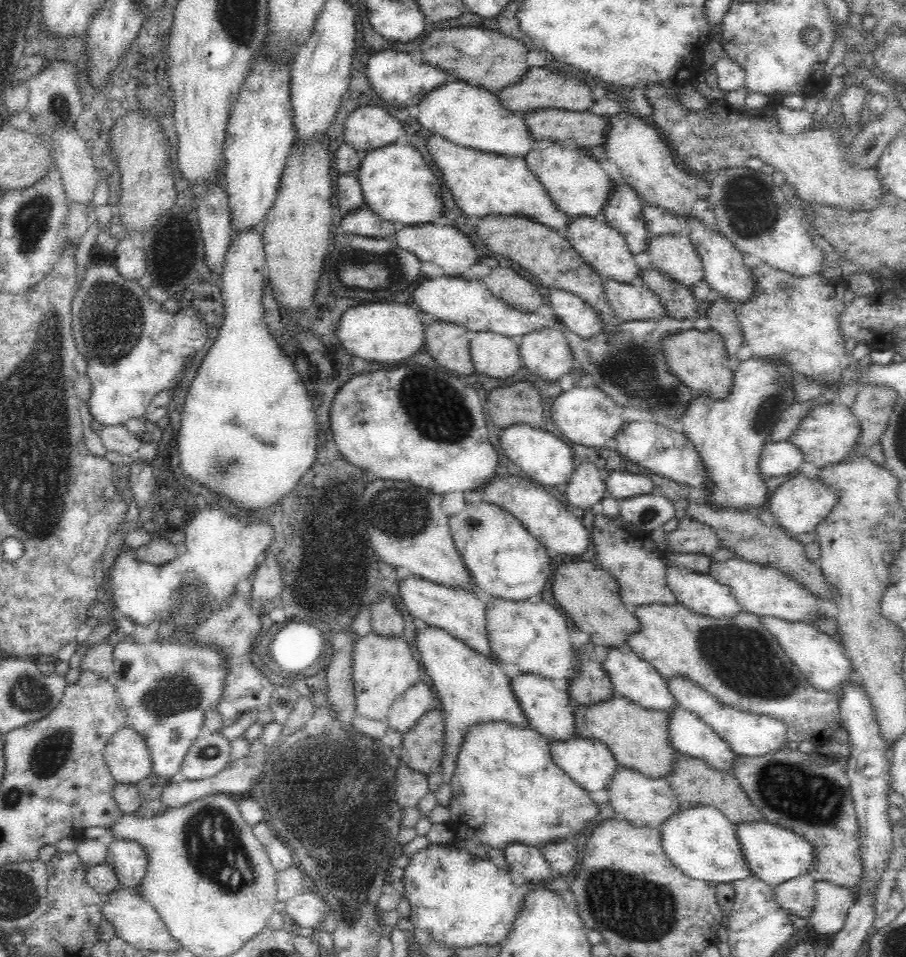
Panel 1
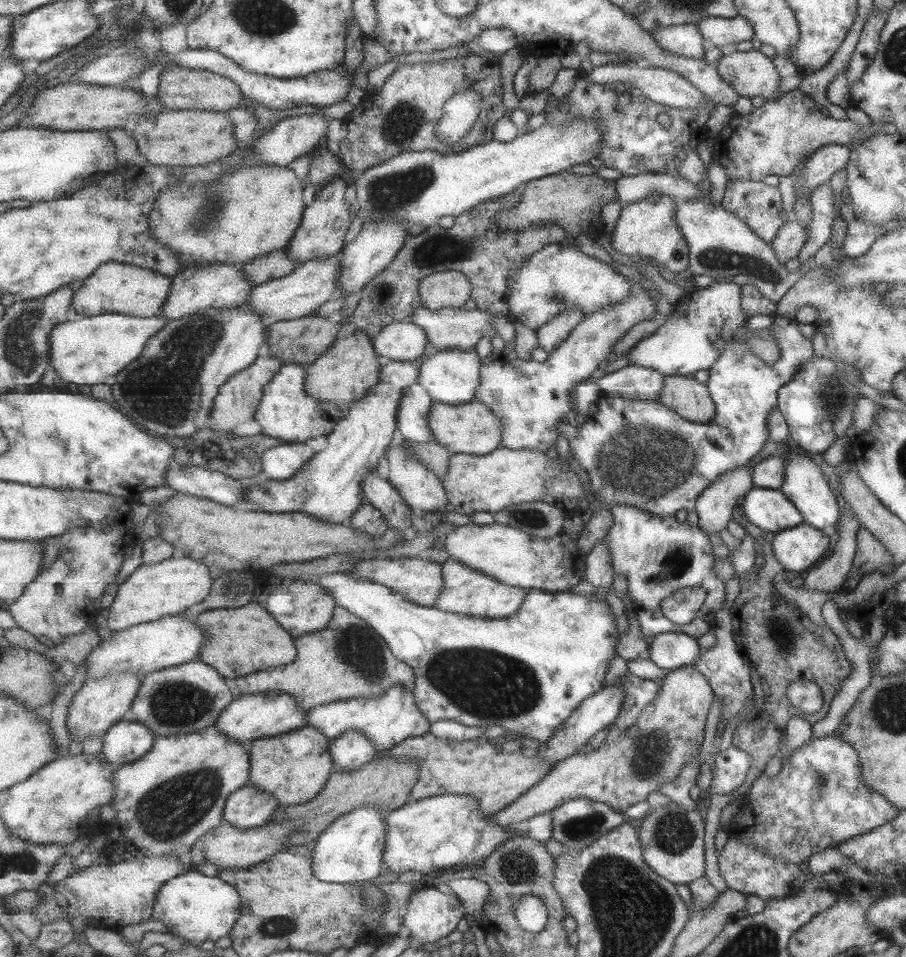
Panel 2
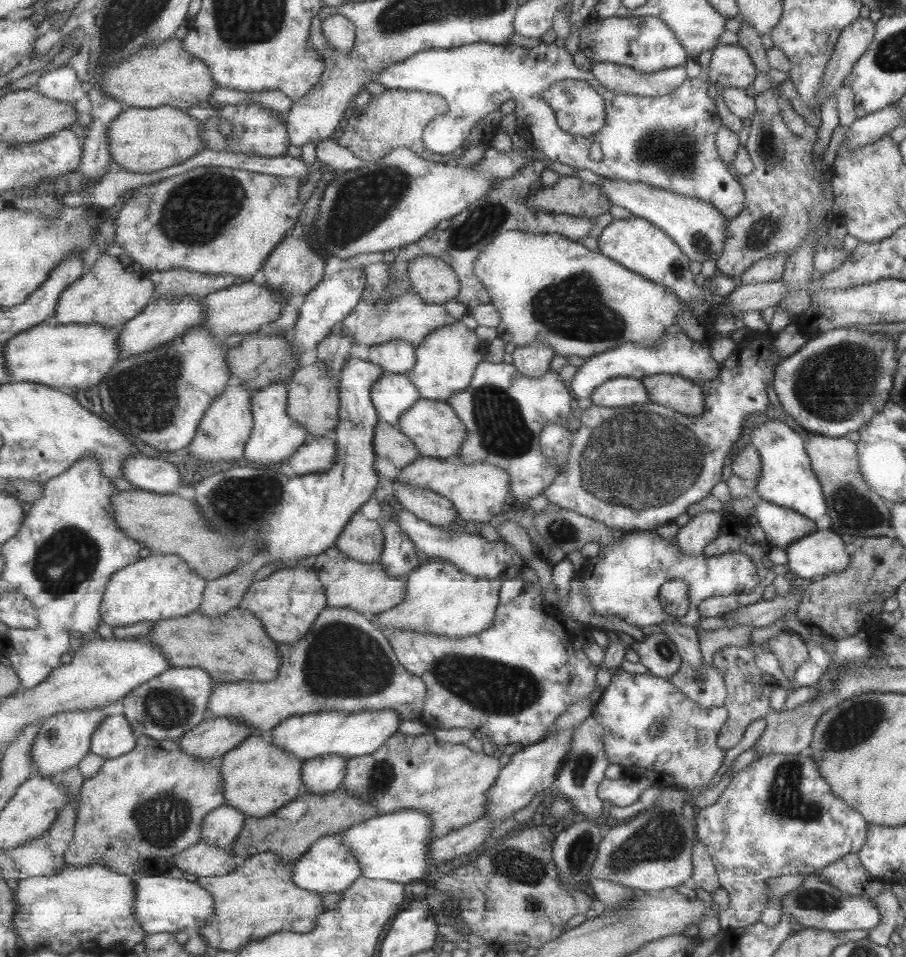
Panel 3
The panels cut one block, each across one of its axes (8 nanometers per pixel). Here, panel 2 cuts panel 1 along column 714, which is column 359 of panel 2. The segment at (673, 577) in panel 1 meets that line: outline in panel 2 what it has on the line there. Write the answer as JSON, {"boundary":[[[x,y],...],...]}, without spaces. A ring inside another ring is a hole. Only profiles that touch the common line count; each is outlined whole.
{"boundary":[[[335,572],[324,577],[317,584],[321,584],[323,588],[328,590],[328,594],[331,594],[335,598],[338,606],[347,608],[351,613],[365,620],[379,633],[388,642],[388,646],[395,654],[395,657],[413,667],[417,673],[416,687],[414,690],[417,706],[421,709],[421,712],[424,712],[424,715],[431,724],[439,720],[455,720],[465,726],[473,727],[486,728],[496,725],[502,727],[505,732],[508,732],[508,736],[511,738],[517,738],[518,736],[520,736],[520,739],[529,737],[544,744],[557,734],[557,730],[566,724],[567,720],[571,718],[572,714],[588,696],[596,694],[596,692],[602,689],[604,674],[607,668],[606,664],[611,658],[617,656],[617,653],[615,653],[615,644],[617,644],[616,636],[619,633],[615,629],[615,618],[607,604],[603,605],[601,600],[597,600],[593,595],[577,595],[569,591],[547,592],[537,588],[531,588],[529,589],[529,594],[527,594],[527,599],[525,599],[525,604],[521,606],[521,610],[514,616],[503,619],[485,619],[415,604],[383,584],[355,579],[355,577],[351,577],[350,573]]]}

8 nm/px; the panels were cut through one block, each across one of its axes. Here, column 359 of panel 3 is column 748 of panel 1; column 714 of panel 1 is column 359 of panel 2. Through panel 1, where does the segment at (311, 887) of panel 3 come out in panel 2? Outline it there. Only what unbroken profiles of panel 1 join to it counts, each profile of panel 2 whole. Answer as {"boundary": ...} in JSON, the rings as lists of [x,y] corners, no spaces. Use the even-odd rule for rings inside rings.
{"boundary":[[[362,806],[340,816],[325,829],[320,838],[312,845],[313,871],[315,877],[325,882],[353,884],[374,879],[386,872],[384,850],[386,842],[387,810],[374,806]]]}

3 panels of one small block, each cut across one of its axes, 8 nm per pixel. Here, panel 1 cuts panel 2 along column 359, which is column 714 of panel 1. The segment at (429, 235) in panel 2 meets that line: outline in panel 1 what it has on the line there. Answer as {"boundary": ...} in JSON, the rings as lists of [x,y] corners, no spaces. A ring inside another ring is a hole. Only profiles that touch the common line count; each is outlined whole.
{"boundary":[[[719,296],[718,300],[712,301],[711,307],[707,310],[707,320],[711,330],[720,333],[725,340],[729,356],[736,356],[736,352],[745,344],[745,336],[736,316],[735,305]]]}

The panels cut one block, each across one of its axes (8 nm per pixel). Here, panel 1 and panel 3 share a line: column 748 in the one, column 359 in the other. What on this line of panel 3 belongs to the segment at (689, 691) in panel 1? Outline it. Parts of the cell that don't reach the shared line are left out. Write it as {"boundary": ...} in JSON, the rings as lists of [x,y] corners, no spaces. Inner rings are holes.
{"boundary":[[[389,709],[363,712],[323,711],[290,716],[268,736],[279,748],[292,752],[301,760],[333,754],[352,759],[379,750],[387,740],[400,732],[403,721],[399,712]]]}

